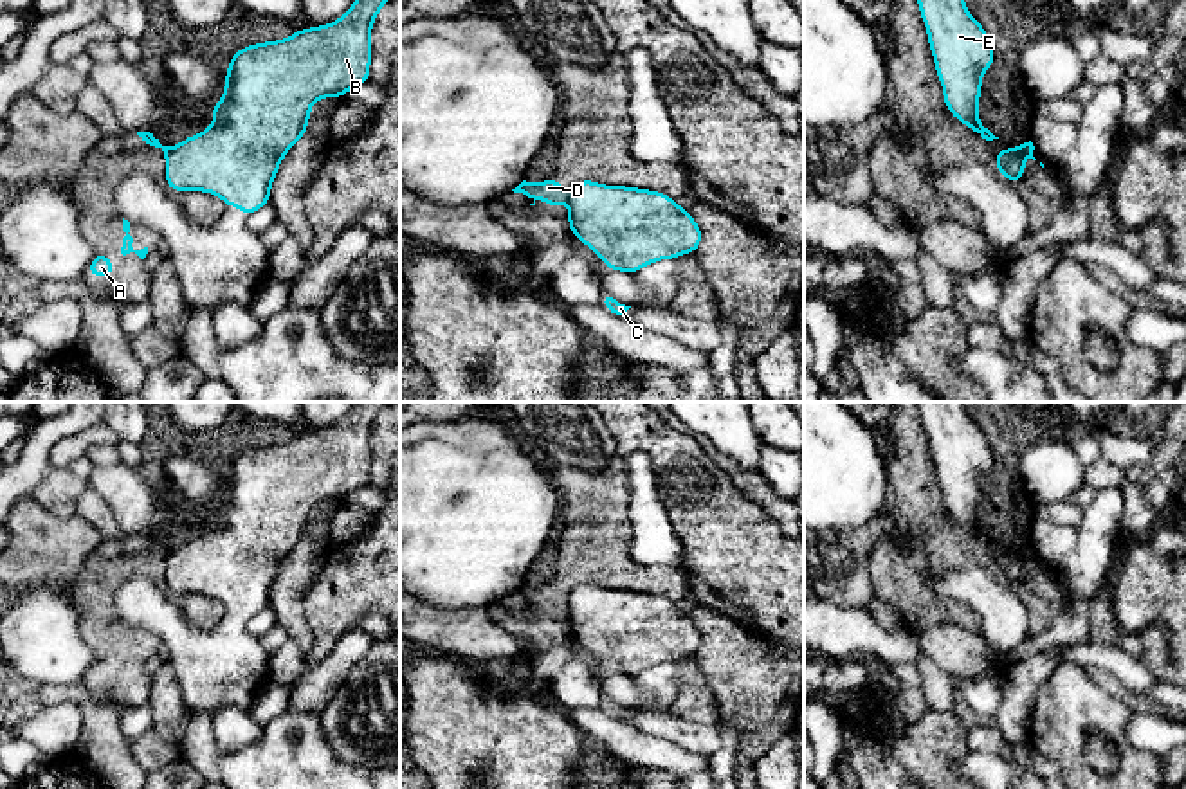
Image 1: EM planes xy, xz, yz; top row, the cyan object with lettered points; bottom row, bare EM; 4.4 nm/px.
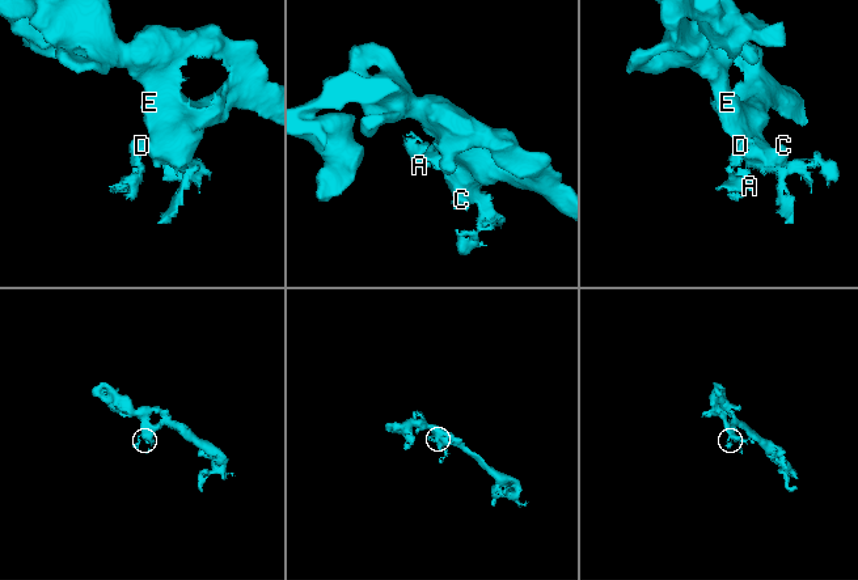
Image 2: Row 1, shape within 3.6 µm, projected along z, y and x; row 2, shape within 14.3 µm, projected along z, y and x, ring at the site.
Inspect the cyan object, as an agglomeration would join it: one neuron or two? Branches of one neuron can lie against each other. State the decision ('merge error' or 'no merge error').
merge error

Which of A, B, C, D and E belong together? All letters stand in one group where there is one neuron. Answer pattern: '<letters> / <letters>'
A D / B C E

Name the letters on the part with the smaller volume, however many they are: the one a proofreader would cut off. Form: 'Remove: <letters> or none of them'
Remove: A, D

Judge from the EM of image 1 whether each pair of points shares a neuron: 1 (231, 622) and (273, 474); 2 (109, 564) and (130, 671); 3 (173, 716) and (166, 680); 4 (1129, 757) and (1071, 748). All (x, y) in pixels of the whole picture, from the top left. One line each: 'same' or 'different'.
1: same
2: same
3: same
4: same

